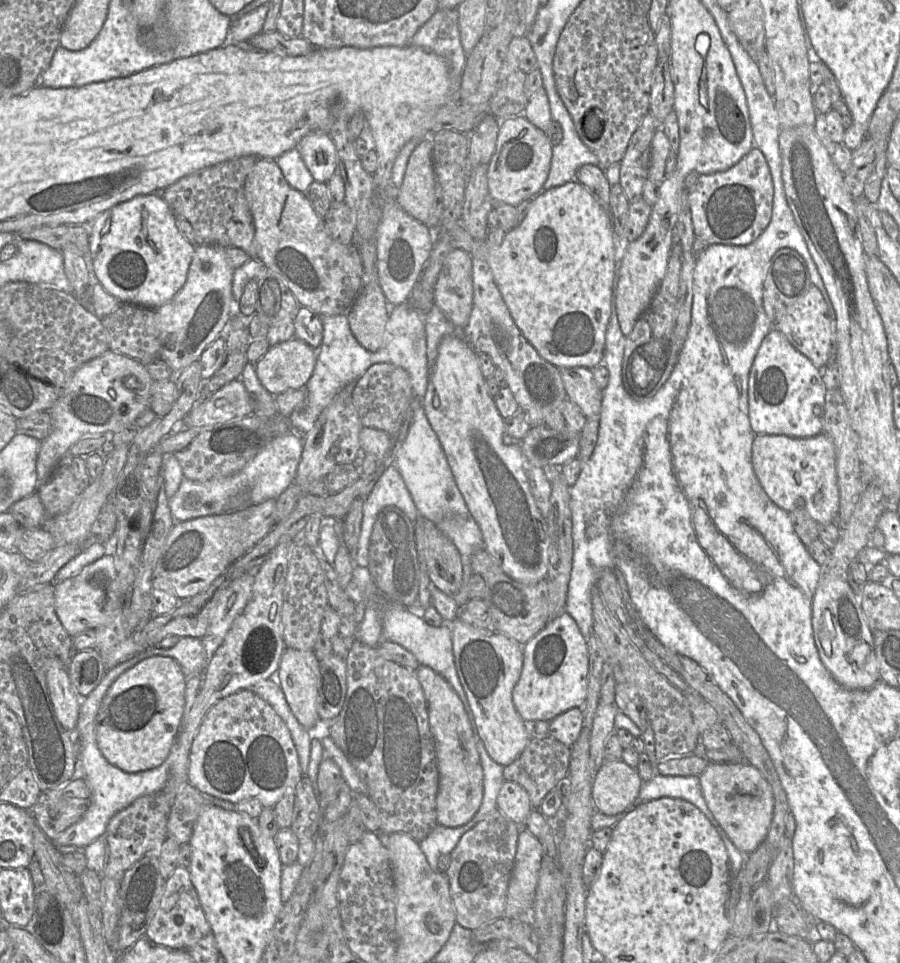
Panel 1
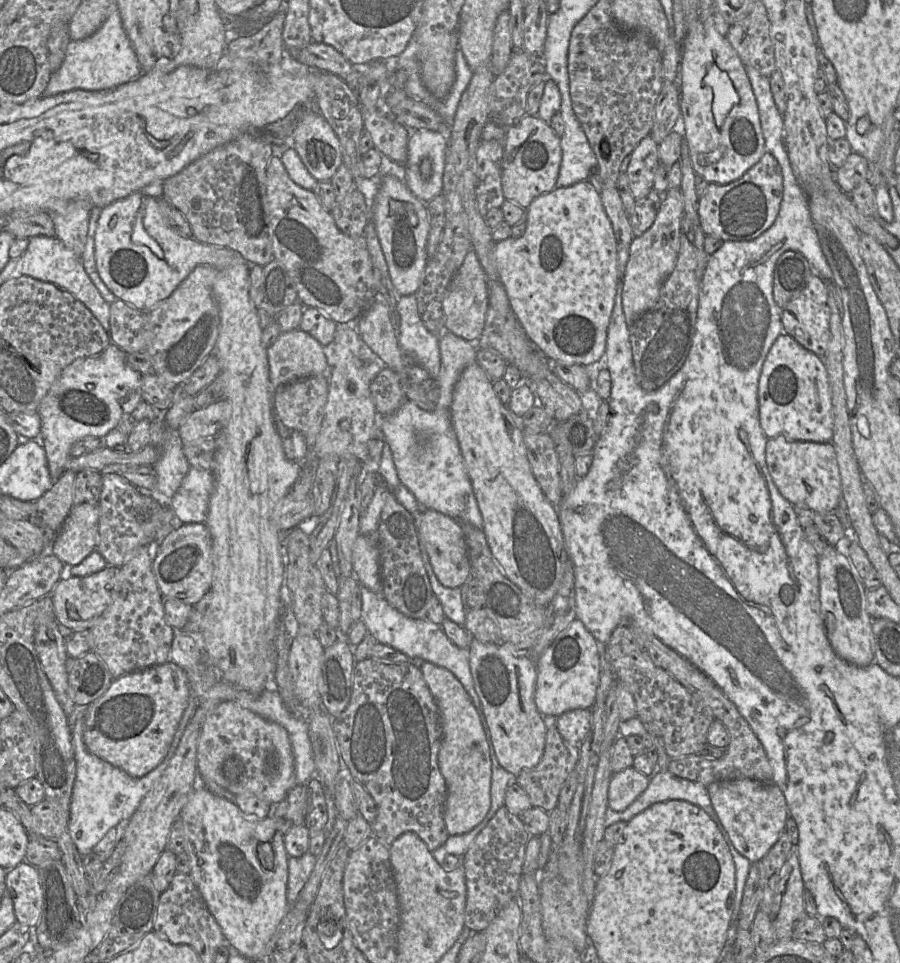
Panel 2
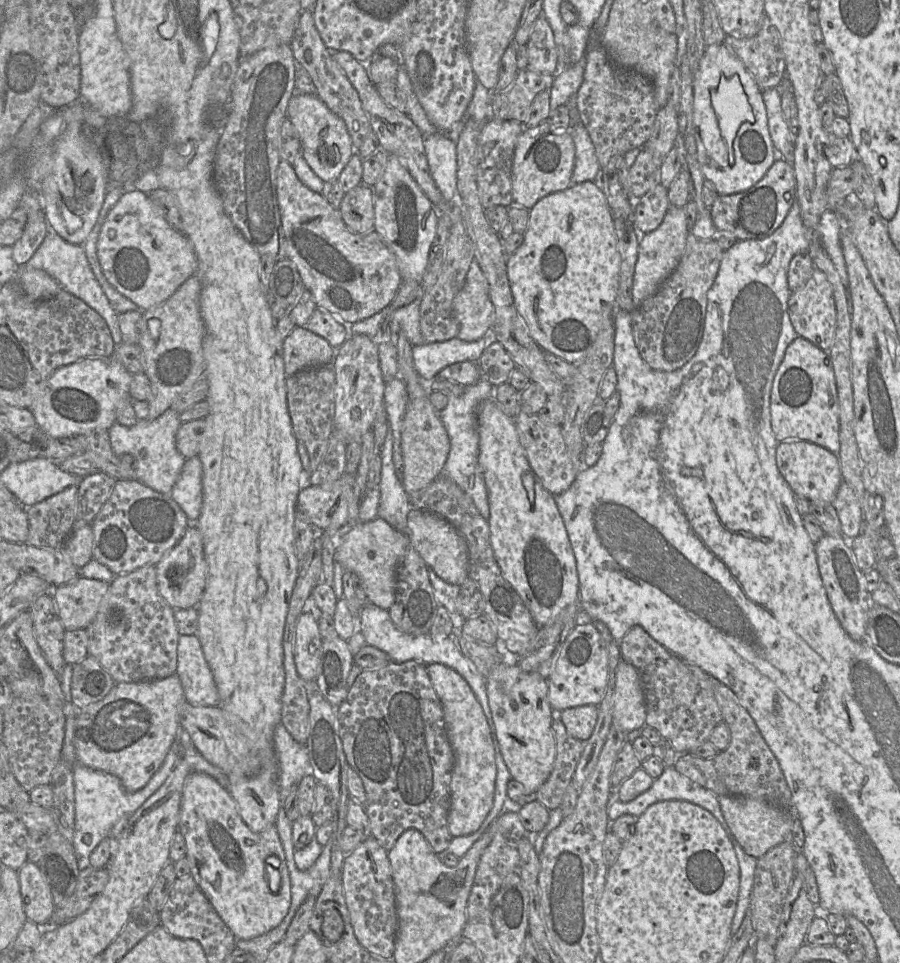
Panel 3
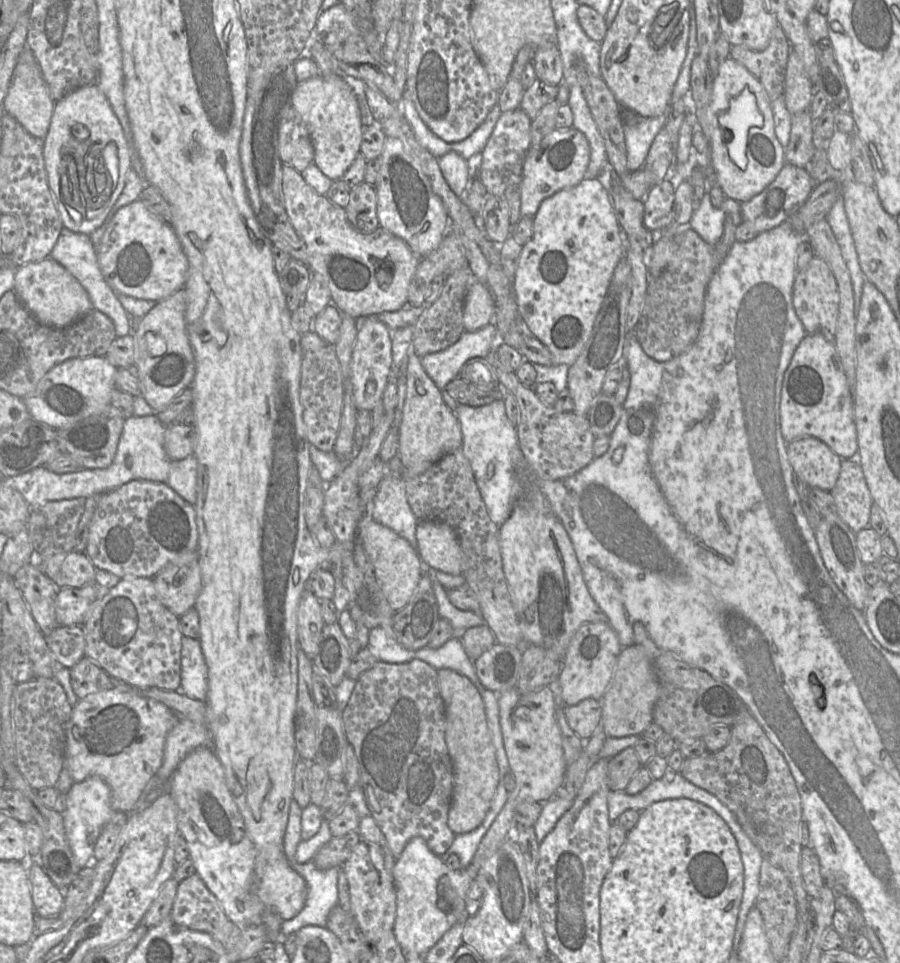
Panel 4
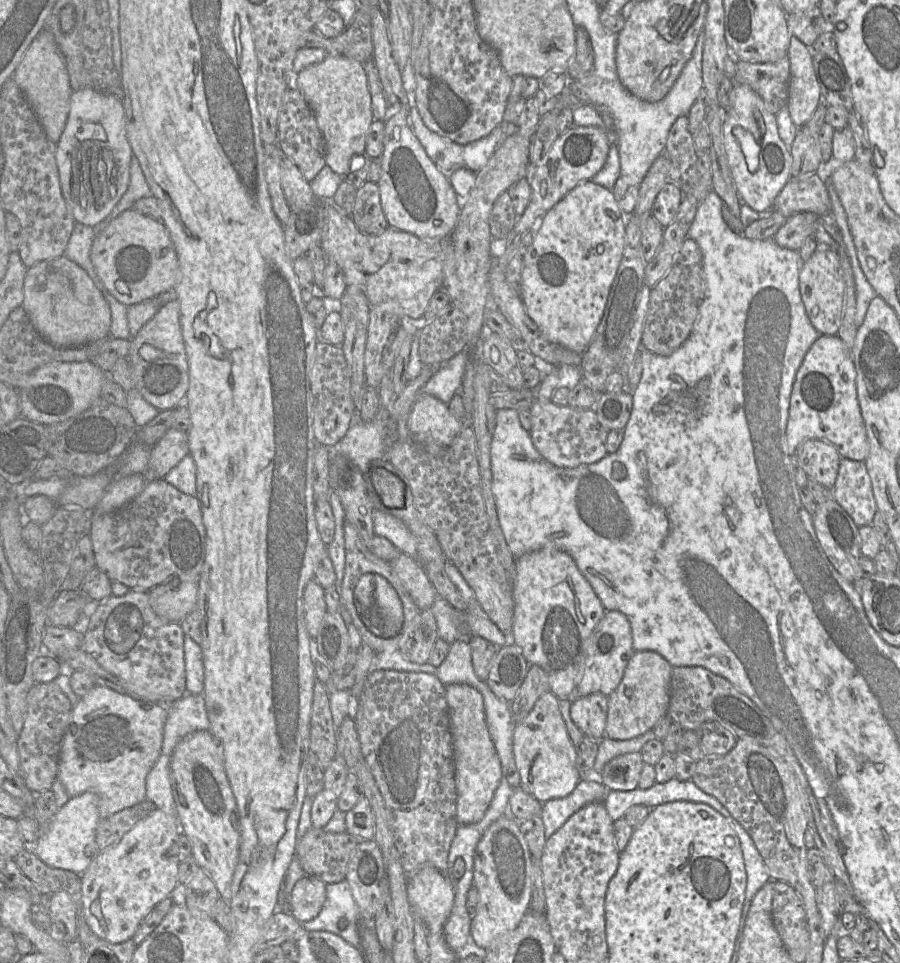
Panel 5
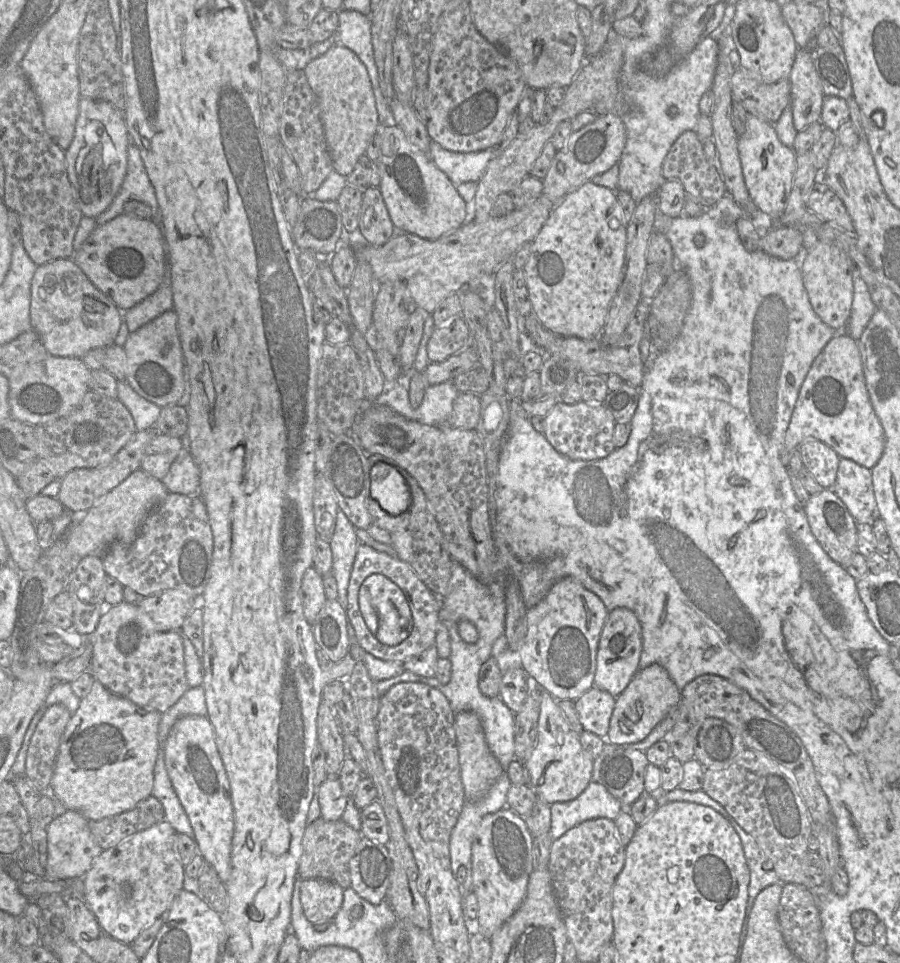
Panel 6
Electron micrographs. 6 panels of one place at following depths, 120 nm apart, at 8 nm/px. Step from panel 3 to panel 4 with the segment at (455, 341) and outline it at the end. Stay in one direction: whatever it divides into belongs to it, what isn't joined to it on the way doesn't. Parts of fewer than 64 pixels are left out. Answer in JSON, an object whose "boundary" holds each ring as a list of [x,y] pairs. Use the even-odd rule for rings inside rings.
{"boundary":[[[492,322],[478,330],[465,331],[454,345],[420,357],[420,362],[426,374],[443,391],[450,381],[458,378],[469,360],[487,357],[497,338],[498,331]]]}

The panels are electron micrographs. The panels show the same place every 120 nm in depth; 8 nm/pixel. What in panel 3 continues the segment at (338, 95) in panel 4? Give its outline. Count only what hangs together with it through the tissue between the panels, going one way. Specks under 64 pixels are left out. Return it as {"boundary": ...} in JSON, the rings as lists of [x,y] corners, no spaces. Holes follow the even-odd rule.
{"boundary":[[[295,92],[290,98],[287,106],[287,116],[294,126],[300,143],[301,154],[313,172],[324,182],[337,180],[351,156],[356,152],[352,146],[351,137],[345,122],[333,113],[317,95],[308,95]]]}

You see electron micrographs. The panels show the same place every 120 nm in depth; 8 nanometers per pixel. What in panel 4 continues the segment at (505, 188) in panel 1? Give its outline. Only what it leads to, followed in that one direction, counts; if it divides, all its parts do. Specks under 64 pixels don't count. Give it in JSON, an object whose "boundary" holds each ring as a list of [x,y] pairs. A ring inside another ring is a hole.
{"boundary":[[[571,127],[567,130],[554,130],[546,135],[539,145],[530,147],[523,165],[521,183],[521,217],[534,217],[541,203],[556,192],[572,188],[584,179],[591,149],[586,136]]]}

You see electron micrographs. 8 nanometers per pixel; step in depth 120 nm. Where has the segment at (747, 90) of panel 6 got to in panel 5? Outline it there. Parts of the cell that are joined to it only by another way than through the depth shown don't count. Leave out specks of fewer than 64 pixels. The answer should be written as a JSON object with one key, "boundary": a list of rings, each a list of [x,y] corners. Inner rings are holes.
{"boundary":[[[785,56],[771,63],[737,61],[733,80],[749,86],[763,100],[766,108],[776,115],[788,102],[789,58]]]}

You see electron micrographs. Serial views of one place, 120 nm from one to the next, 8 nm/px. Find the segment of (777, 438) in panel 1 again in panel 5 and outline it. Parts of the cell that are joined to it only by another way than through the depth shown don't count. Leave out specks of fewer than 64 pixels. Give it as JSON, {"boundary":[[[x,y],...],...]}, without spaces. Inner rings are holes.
{"boundary":[[[818,439],[805,440],[798,447],[795,458],[809,479],[826,489],[834,487],[842,458],[833,445]]]}

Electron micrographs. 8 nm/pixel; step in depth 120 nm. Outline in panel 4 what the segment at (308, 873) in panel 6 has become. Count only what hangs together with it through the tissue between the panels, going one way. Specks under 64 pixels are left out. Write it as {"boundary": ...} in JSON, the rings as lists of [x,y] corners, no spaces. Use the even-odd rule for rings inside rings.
{"boundary":[[[351,831],[341,837],[333,837],[320,848],[312,861],[319,870],[341,868],[360,840],[357,831]]]}

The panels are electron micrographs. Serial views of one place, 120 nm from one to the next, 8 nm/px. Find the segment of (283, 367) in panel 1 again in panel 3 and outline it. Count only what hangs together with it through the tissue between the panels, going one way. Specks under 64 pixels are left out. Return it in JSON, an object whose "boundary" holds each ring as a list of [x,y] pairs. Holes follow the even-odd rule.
{"boundary":[[[296,326],[283,342],[285,374],[291,376],[309,367],[332,365],[333,350],[325,338]]]}

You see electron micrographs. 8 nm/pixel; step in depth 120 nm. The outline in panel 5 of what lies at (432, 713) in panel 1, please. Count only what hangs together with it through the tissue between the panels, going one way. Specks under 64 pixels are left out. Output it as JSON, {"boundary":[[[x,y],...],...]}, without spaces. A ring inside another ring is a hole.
{"boundary":[[[467,684],[445,686],[455,764],[456,820],[459,825],[479,822],[502,778],[501,762],[491,740],[481,693]]]}

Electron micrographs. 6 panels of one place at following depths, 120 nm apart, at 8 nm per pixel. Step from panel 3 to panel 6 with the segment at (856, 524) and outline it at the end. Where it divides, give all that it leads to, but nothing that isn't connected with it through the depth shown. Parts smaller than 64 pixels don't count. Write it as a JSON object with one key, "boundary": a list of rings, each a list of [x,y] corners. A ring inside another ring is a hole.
{"boundary":[[[840,458],[834,493],[845,504],[857,523],[870,523],[878,517],[871,470]]]}

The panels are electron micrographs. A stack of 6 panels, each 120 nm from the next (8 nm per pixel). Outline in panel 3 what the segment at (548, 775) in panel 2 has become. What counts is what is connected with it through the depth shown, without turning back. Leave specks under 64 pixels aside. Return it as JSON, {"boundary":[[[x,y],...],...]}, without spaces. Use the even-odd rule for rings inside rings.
{"boundary":[[[560,718],[553,720],[551,728],[556,742],[554,766],[533,796],[549,811],[560,807],[584,749],[584,742],[570,736]]]}

